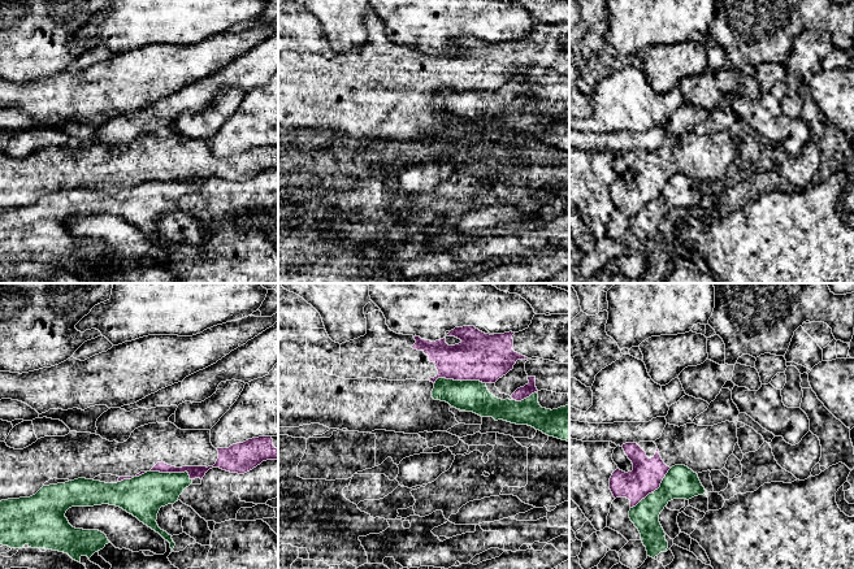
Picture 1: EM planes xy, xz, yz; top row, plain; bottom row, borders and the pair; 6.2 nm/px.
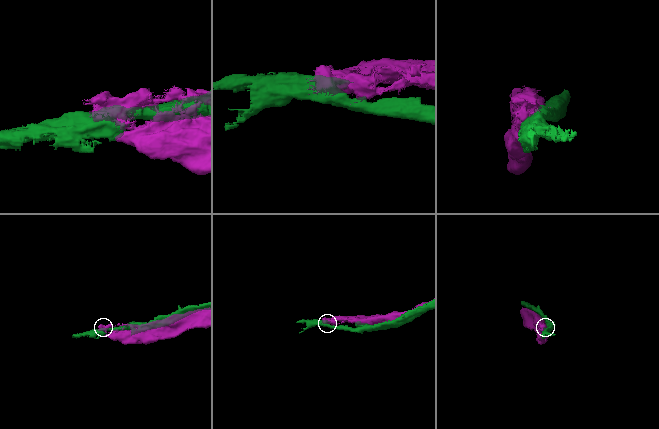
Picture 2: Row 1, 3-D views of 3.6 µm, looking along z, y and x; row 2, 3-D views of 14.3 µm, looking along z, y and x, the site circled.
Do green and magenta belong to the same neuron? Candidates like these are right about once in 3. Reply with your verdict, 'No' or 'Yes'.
No

